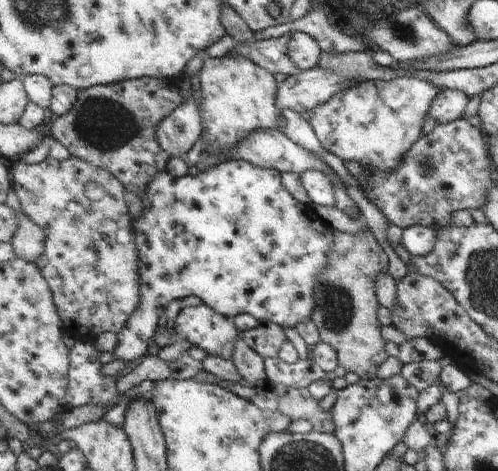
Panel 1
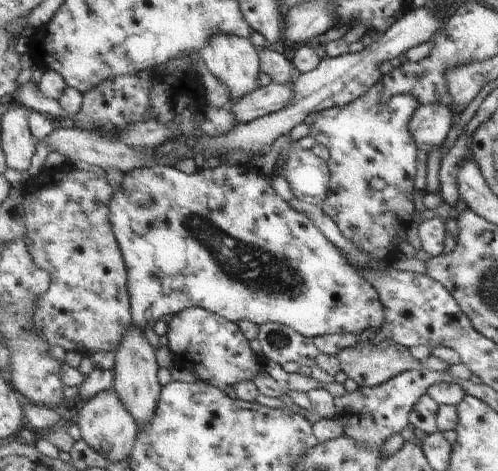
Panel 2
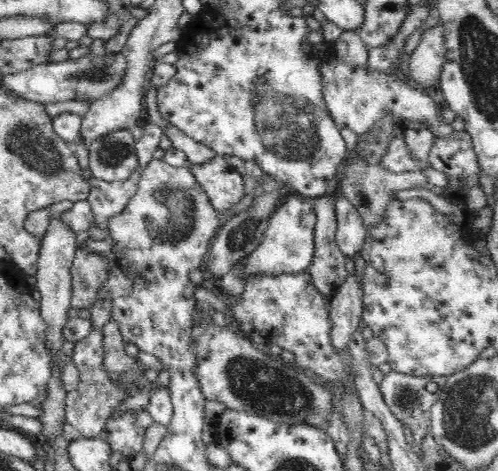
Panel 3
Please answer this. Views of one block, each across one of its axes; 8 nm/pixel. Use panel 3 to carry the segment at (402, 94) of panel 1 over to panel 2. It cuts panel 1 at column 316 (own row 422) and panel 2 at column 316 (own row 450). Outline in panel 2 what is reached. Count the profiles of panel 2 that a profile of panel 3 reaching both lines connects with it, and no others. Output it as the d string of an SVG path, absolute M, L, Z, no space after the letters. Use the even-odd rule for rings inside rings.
M379 82L373 86L363 98L355 100L353 104L347 104L345 108L333 108L333 110L323 110L315 116L313 132L319 140L329 150L329 168L331 168L331 194L325 198L321 208L335 220L339 230L345 234L345 238L353 240L363 252L367 252L375 262L389 262L393 260L393 250L399 240L399 228L405 230L405 226L415 220L415 218L397 218L397 216L411 216L415 214L415 176L417 176L417 140L409 132L411 128L411 118L419 110L419 100L415 96L395 96L387 102L383 102L383 84ZM373 178L383 178L387 182L385 190L373 190L369 180Z

